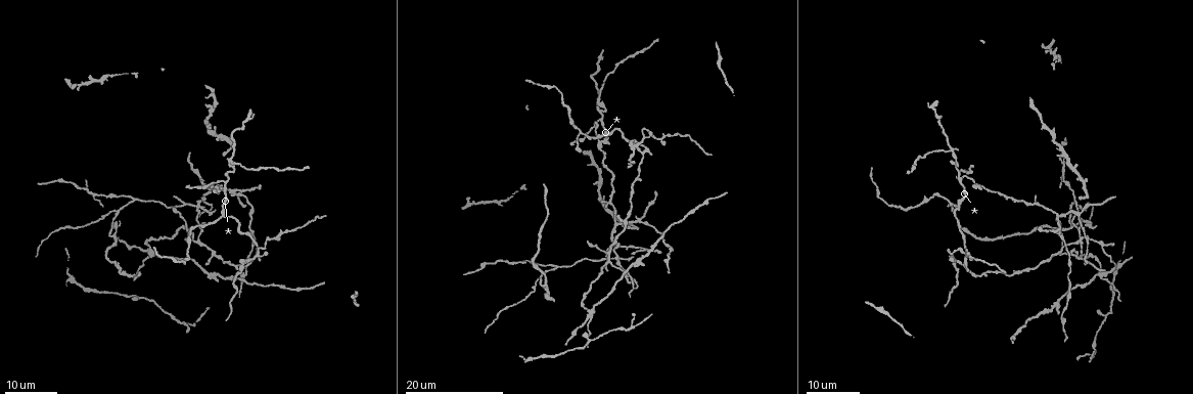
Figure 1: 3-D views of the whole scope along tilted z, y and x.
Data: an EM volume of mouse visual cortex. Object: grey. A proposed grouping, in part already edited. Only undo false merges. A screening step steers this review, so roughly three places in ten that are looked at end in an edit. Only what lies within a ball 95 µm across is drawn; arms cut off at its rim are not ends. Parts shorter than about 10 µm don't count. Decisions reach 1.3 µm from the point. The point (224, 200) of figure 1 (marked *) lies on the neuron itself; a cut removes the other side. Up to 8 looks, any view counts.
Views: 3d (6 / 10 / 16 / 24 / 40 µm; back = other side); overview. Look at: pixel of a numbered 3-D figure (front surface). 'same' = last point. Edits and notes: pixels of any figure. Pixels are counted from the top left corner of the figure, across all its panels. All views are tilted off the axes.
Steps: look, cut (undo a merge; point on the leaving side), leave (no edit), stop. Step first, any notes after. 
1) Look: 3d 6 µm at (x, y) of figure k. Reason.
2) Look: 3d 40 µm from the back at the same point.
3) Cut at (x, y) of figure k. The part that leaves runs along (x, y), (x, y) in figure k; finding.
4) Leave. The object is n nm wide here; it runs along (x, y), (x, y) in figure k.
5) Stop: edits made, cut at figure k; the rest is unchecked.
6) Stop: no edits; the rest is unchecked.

Look: 3d 16 µm at (199, 238) of figure 1. Three arms meet.

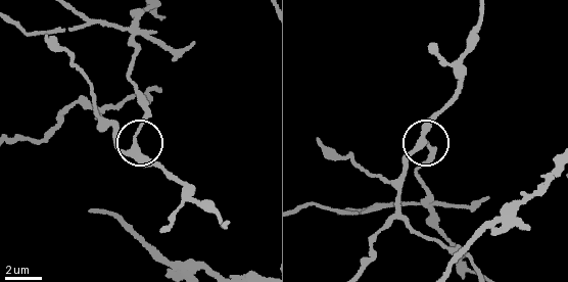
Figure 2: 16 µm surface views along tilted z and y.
Look: 3d 10 µm at (135, 146) of figure 2. Closer look.

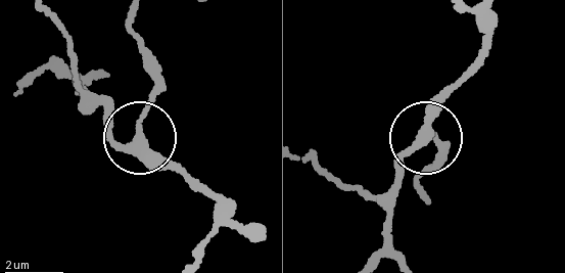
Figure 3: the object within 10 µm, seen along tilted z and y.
Leave. The side arm is 60 µm long; it runs along (257, 234), (142, 139), (158, 72) in figure 3; continuous, no second neuron.

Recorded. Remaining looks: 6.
Look: 3d 24 µm at (197, 207) of figure 1. Looks like a crossing.

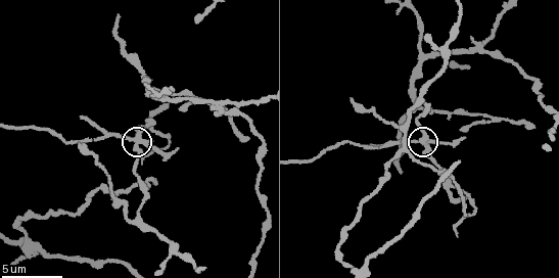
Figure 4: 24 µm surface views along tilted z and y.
Look: 3d 10 µm at (132, 138) of figure 4.

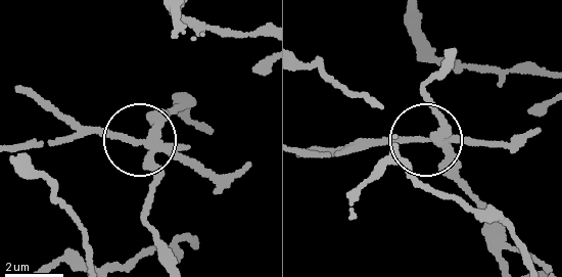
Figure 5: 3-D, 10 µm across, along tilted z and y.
Cut at (111, 136) of figure 5. The object is 250 nm wide here; two neurons meet here.

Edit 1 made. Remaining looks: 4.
Look: overview. See it whole again.

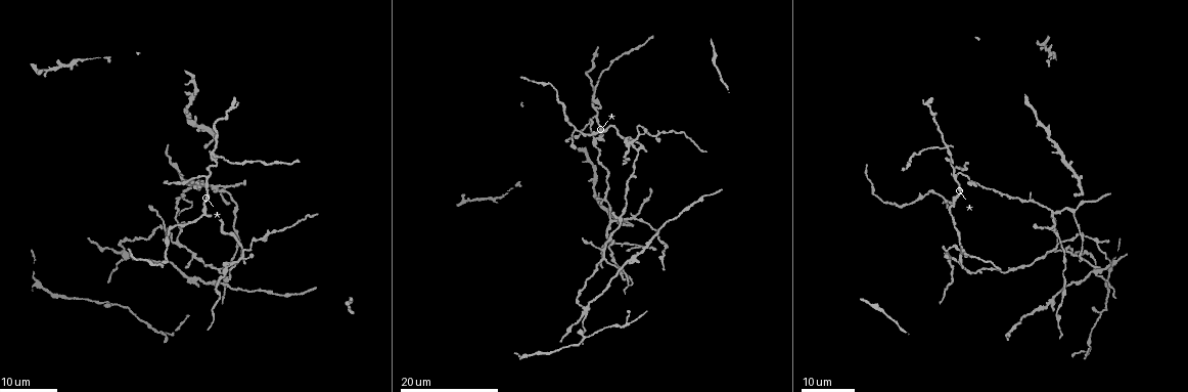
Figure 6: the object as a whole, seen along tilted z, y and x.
Look: 3d 24 µm at (1095, 272) of figure 6.

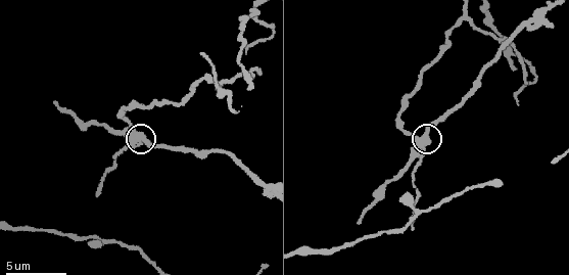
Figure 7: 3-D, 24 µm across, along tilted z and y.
Look: 3d 10 µm at (141, 139) of figure 7.

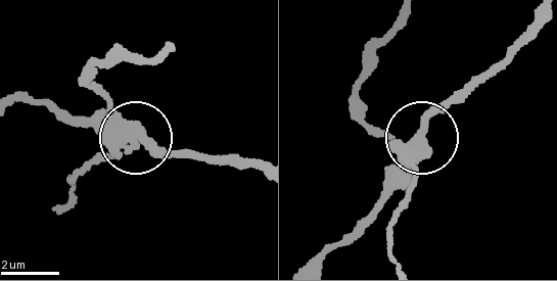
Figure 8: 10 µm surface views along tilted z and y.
Cut at (147, 142) of figure 8. The part that leaves runs along (408, 155), (420, 127), (470, 89), (541, 13) in figure 8; two neurons meet here.

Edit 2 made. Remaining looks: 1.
Stop: edits made, cut at figure 5, cut at figure 8; the rest is unchecked.

